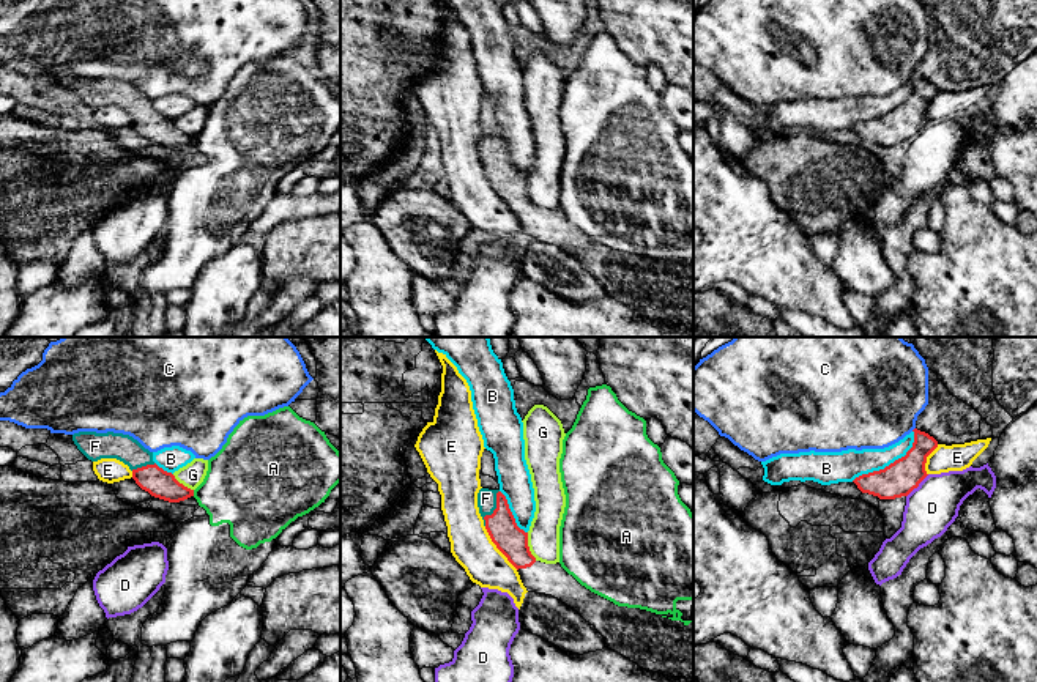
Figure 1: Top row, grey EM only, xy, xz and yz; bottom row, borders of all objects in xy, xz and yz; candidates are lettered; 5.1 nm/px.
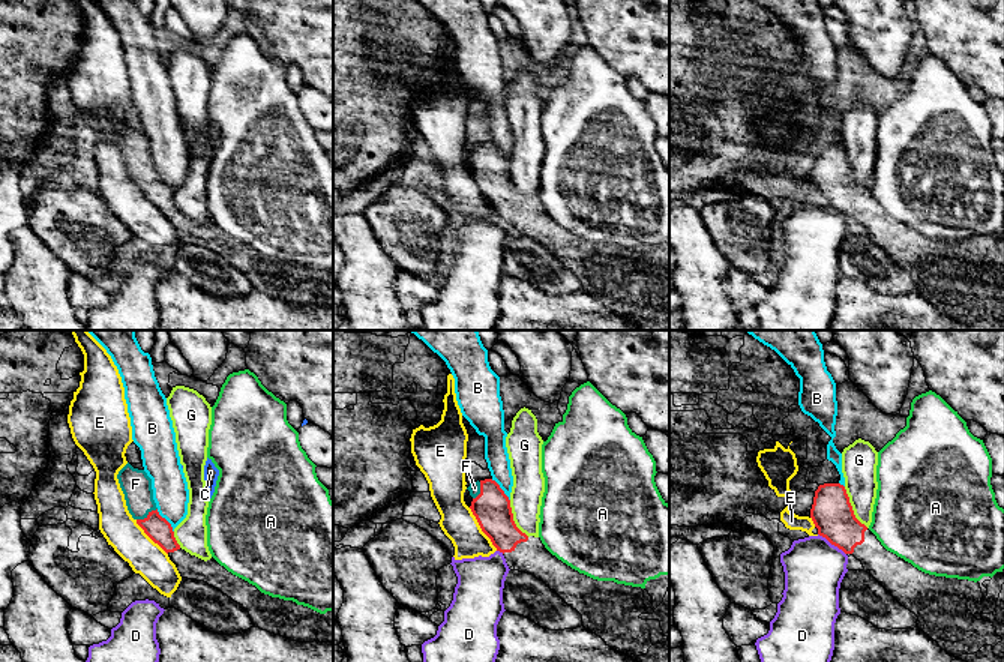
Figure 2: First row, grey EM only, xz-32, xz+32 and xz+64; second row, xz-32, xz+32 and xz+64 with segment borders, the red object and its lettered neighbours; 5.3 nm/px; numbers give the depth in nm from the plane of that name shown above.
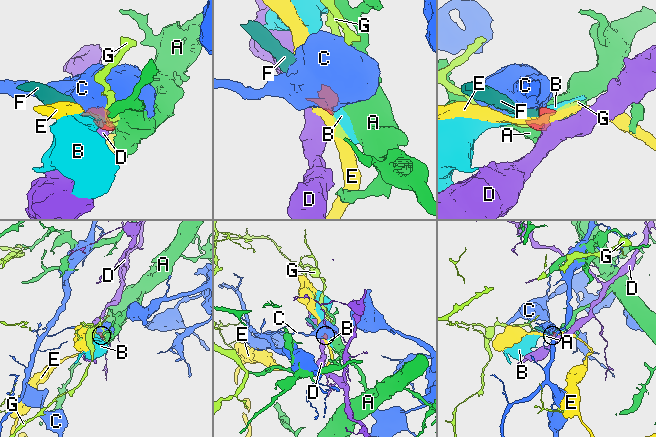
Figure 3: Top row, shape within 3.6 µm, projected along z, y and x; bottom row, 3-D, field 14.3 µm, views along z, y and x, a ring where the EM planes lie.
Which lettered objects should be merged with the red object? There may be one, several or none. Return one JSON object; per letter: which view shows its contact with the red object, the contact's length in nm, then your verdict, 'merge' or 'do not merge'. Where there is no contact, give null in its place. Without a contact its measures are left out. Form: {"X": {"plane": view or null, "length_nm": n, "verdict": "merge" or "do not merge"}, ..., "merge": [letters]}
{"A": {"plane": "xy", "length_nm": 30, "verdict": "do not merge"}, "B": {"plane": "yz", "length_nm": 420, "verdict": "do not merge"}, "C": {"plane": null, "verdict": "do not merge"}, "D": {"plane": "yz", "length_nm": 170, "verdict": "do not merge"}, "E": {"plane": "xz", "length_nm": 280, "verdict": "do not merge"}, "F": {"plane": "xz", "length_nm": 200, "verdict": "merge"}, "G": {"plane": "xz", "length_nm": 150, "verdict": "do not merge"}, "merge": ["F"]}

